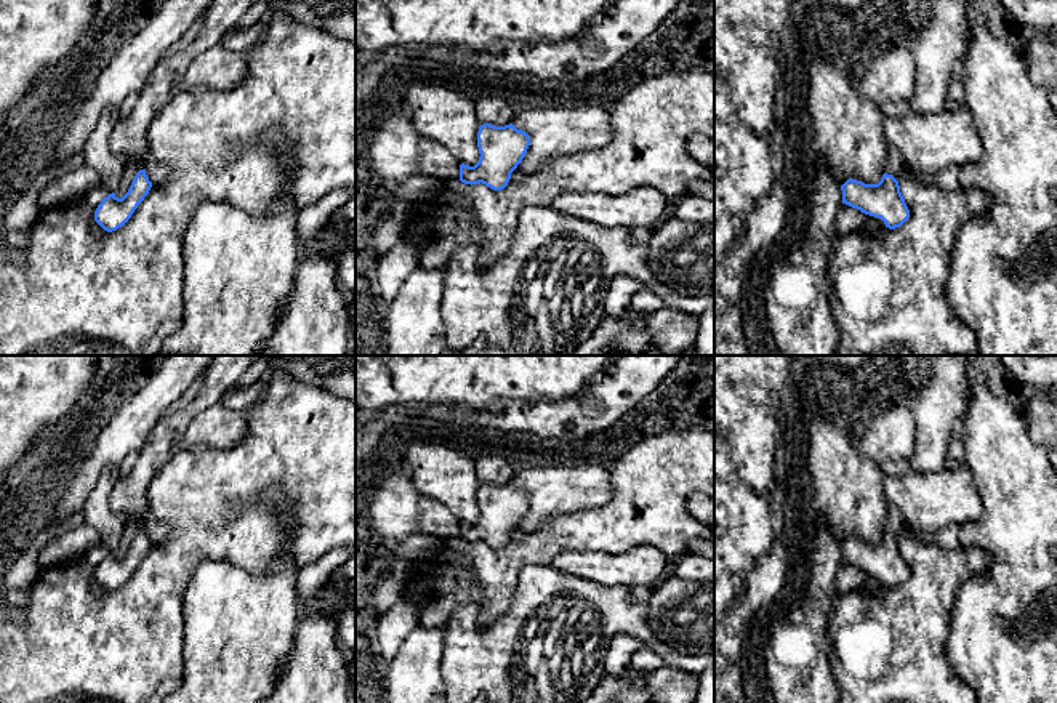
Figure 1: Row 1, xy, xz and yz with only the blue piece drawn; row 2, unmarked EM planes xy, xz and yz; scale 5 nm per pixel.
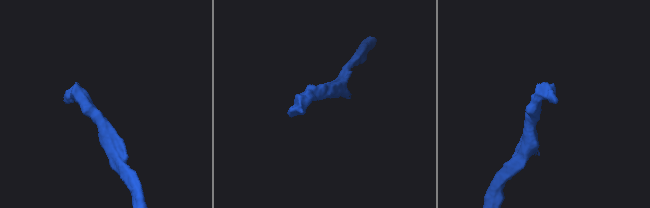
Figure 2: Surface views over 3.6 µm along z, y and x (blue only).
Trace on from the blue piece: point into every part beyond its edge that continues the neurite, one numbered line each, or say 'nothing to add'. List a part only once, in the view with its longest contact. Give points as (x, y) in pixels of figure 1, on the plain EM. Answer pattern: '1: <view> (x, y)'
1: yz (896, 522)

